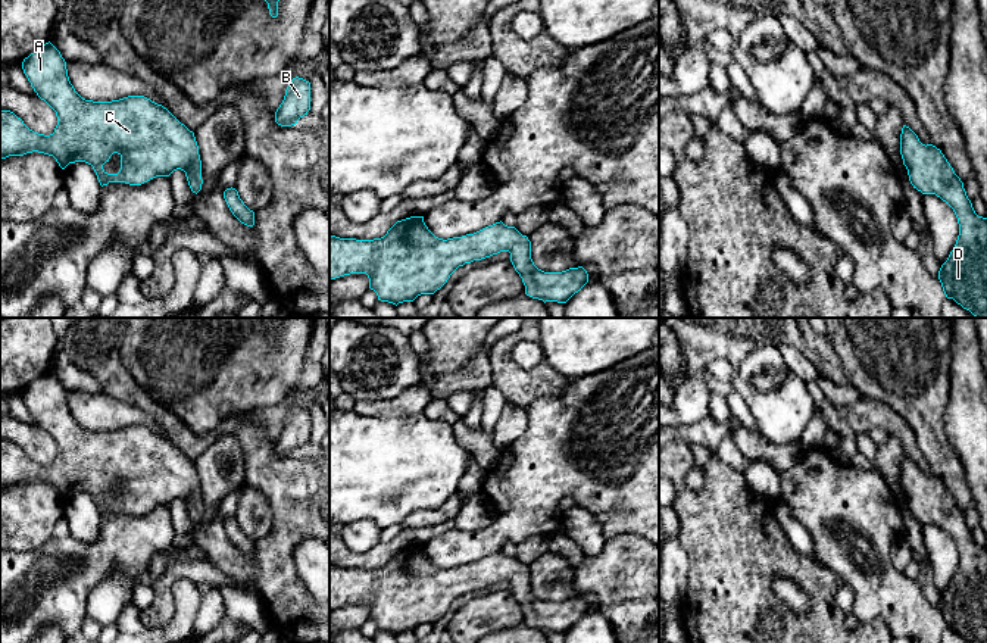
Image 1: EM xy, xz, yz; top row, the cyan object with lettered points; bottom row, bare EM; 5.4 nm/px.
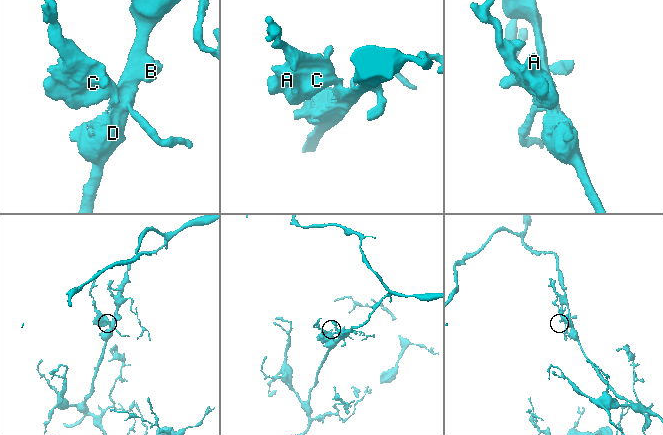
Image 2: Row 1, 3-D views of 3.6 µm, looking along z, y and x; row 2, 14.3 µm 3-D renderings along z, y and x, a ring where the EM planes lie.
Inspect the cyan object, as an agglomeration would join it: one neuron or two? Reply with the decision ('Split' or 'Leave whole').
Leave whole

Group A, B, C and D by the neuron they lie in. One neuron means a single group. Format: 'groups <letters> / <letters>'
groups A B C D

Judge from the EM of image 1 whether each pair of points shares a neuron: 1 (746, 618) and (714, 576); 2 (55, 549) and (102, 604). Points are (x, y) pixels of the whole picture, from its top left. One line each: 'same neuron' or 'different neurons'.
1: same neuron
2: different neurons

